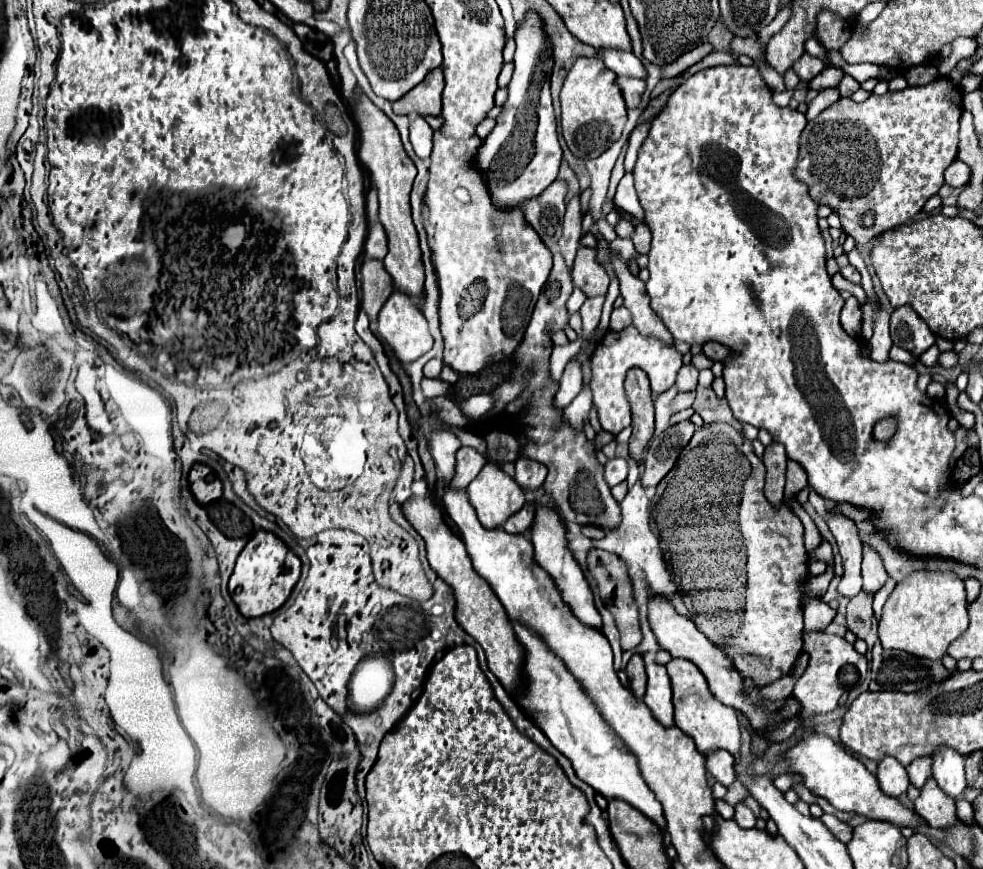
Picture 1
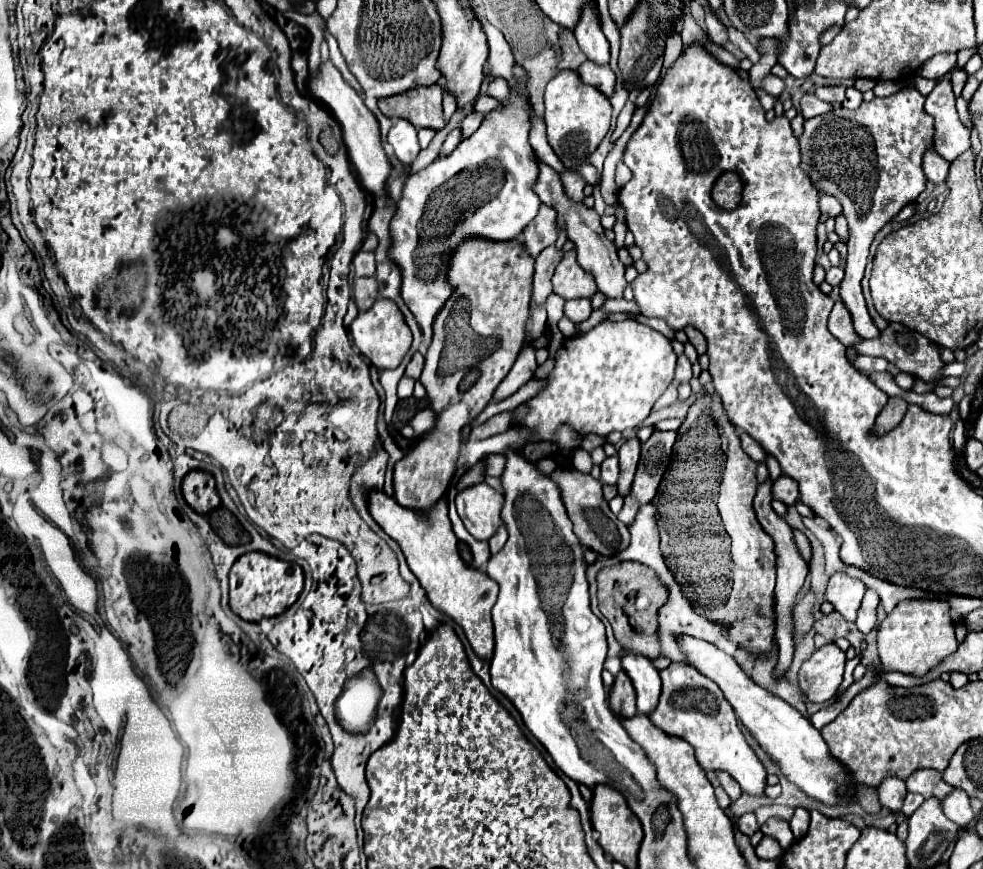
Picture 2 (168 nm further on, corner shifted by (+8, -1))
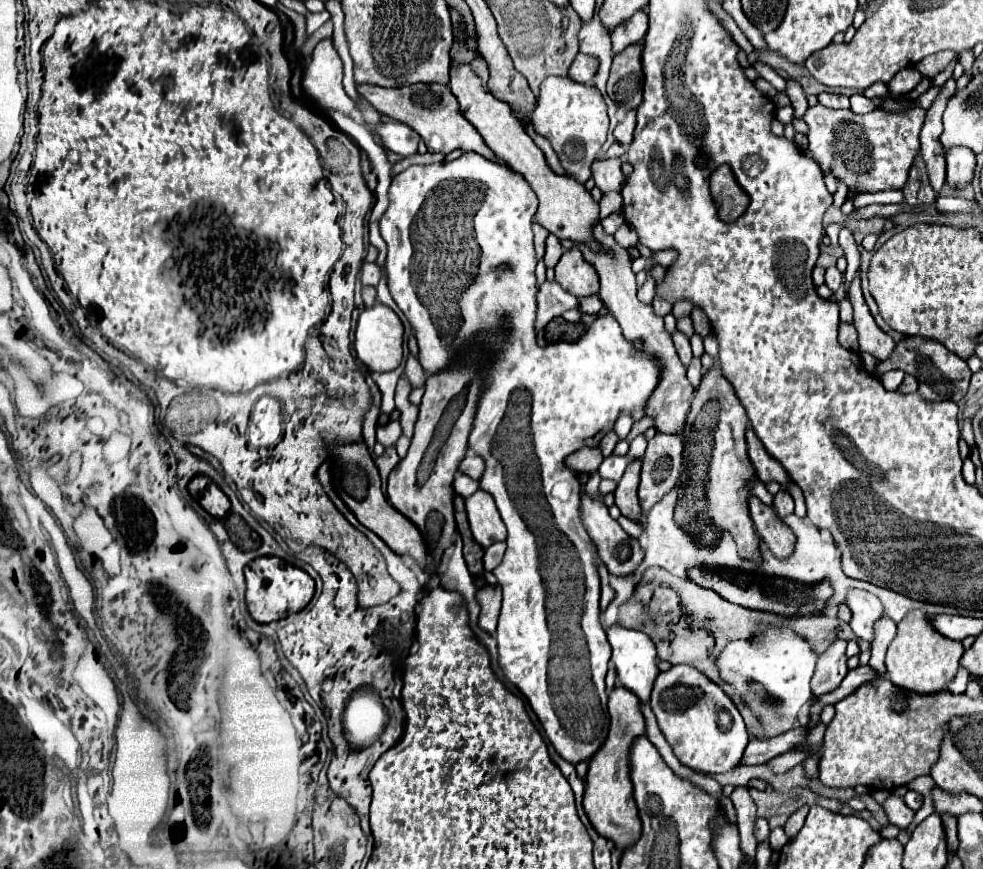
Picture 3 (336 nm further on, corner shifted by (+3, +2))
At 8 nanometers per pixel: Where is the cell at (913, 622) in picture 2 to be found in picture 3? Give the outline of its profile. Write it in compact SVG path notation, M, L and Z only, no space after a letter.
M912 610L908 618L898 622L896 638L892 640L888 654L886 654L886 676L890 682L894 682L900 688L914 690L920 694L940 692L946 688L946 684L954 678L958 670L958 662L964 654L964 648L960 642L952 642L950 638L940 638L936 630L932 630L932 624L928 622L928 614L922 610Z

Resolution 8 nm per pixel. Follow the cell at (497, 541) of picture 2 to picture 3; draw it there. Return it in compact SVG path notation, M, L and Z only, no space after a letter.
M494 542L490 548L486 548L486 552L484 552L484 568L494 570L496 562L502 560L504 550L506 550L506 542Z

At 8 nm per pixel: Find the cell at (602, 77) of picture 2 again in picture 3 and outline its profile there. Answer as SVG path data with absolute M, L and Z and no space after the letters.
M578 54L576 60L570 66L568 76L574 78L574 82L582 82L582 84L592 84L594 76L598 70L598 58L588 56L588 54Z

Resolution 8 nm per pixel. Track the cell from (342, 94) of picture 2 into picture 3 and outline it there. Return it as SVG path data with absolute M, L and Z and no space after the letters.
M322 40L310 64L306 66L302 86L304 90L328 112L340 112L350 116L356 110L356 102L346 94L342 86L342 62L332 46L332 40Z

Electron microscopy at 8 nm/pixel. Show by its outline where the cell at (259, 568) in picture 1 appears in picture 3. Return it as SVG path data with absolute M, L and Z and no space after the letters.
M276 556L256 558L256 562L250 562L244 568L244 576L246 576L246 606L250 616L260 624L282 620L294 612L300 612L314 596L314 580L302 568L288 564Z

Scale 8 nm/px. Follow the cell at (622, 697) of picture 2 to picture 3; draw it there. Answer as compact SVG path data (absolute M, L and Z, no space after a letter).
M624 686L614 688L610 692L608 712L610 712L608 740L588 764L584 810L590 818L590 824L600 836L612 840L616 848L626 850L634 846L642 834L642 822L638 816L636 802L632 798L632 782L628 776L628 746L638 734L644 734L644 716L640 710L640 700L636 698L636 694L624 690Z

